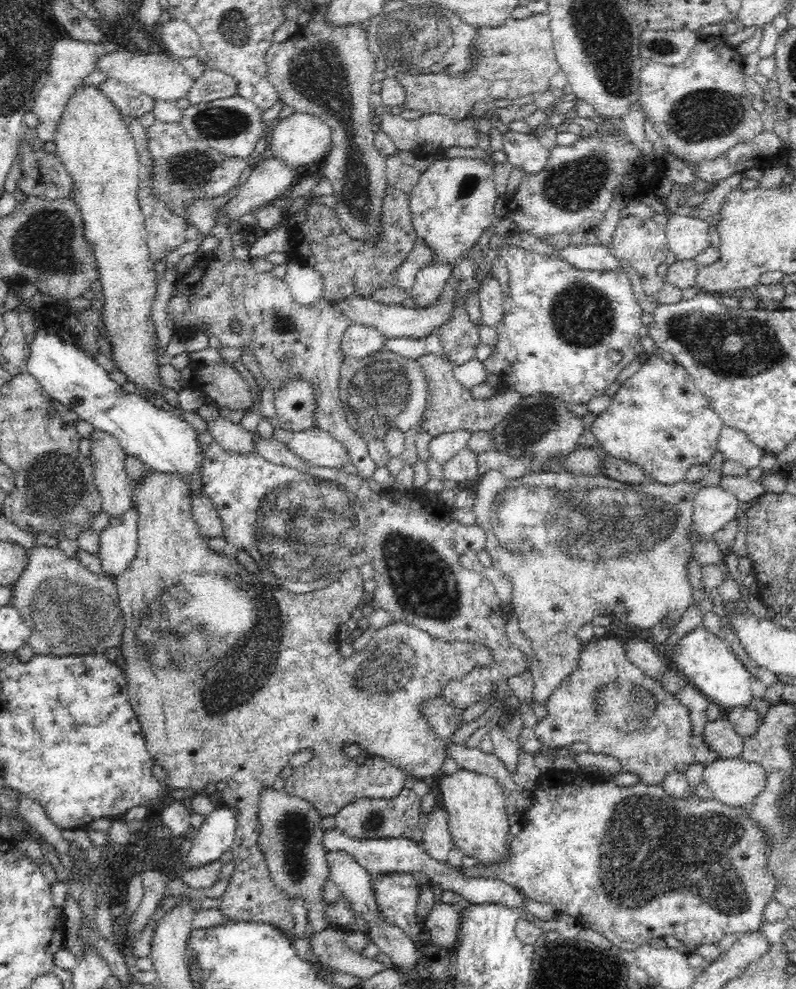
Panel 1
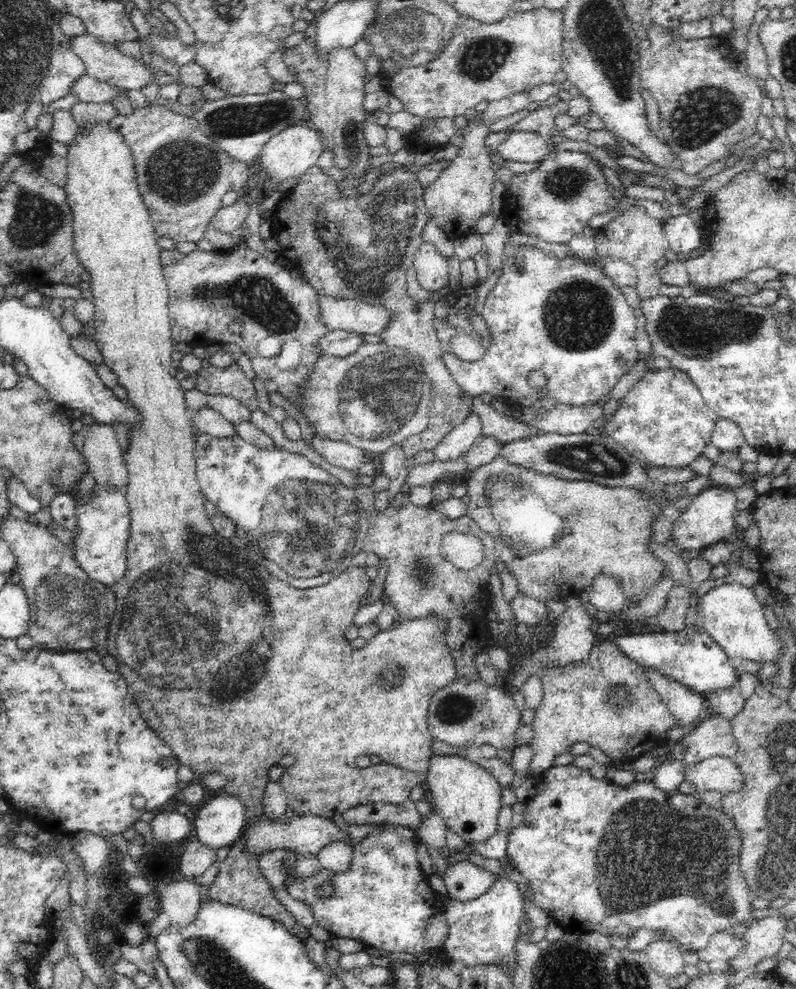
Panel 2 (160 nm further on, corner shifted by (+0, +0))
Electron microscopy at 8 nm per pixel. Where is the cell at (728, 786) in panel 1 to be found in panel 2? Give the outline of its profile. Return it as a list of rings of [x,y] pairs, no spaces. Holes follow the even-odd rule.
[[[711,756],[693,765],[685,765],[684,778],[699,794],[739,791],[743,783],[742,773],[731,758]]]

